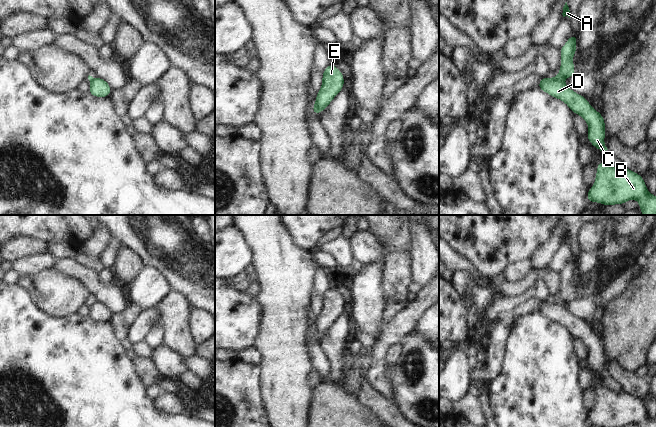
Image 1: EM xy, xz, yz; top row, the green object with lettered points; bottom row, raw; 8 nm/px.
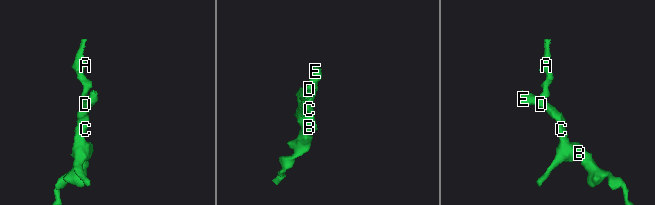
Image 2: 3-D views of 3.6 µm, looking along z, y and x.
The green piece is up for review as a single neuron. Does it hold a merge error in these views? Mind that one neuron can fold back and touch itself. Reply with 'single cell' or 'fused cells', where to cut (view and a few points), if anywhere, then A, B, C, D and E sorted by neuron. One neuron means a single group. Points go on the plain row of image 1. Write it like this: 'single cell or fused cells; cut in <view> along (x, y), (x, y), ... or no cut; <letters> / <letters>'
fused cells; cut in yz along (554, 302), (561, 304); A / B C D E

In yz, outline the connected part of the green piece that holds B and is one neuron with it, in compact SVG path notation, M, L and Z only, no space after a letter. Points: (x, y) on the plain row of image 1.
M598 386L594 409L587 416L587 426L626 427L630 423L656 427L656 418L648 417L644 403L638 397Z

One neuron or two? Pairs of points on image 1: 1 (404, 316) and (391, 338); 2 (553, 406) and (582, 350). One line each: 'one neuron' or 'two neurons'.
1: one neuron
2: two neurons

